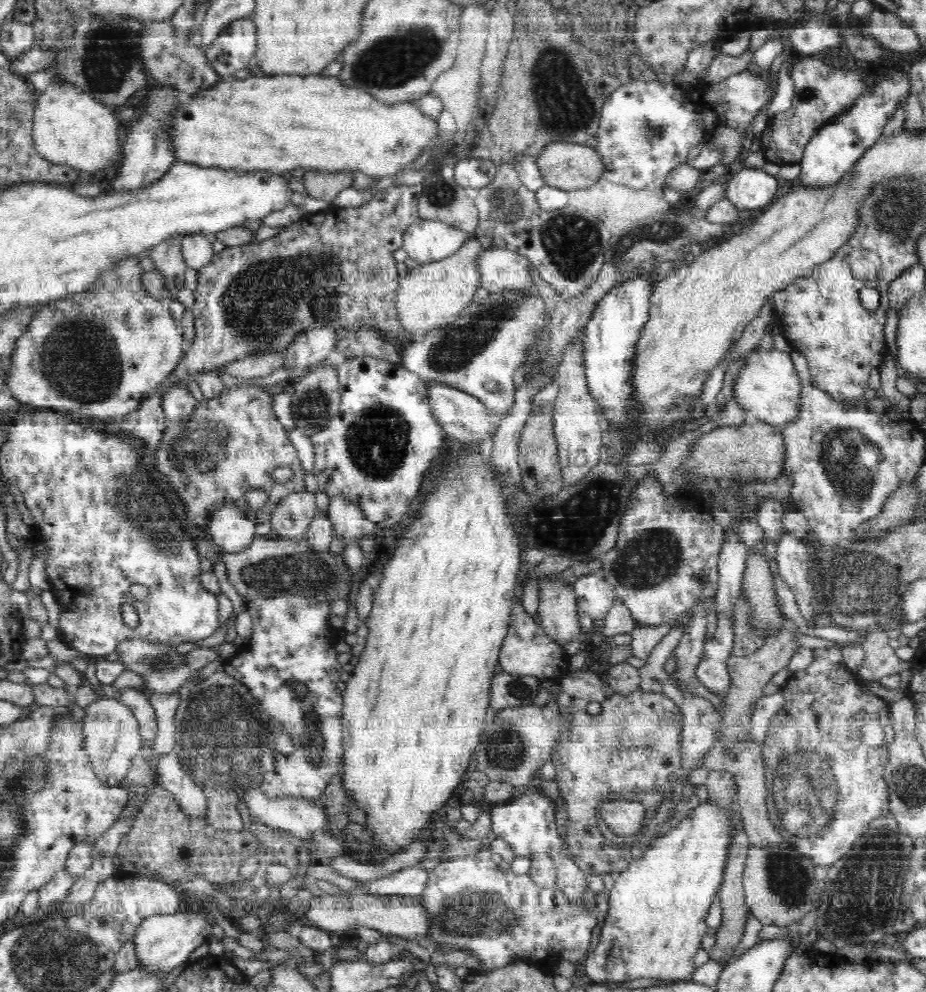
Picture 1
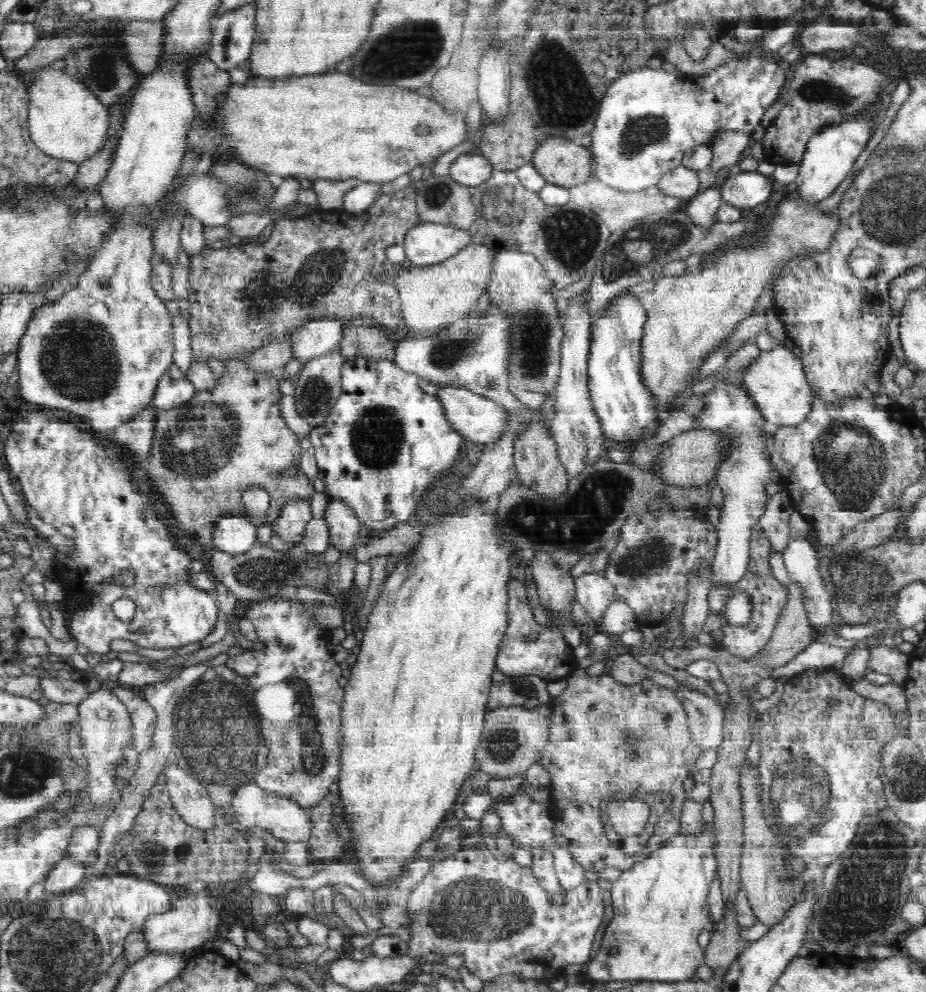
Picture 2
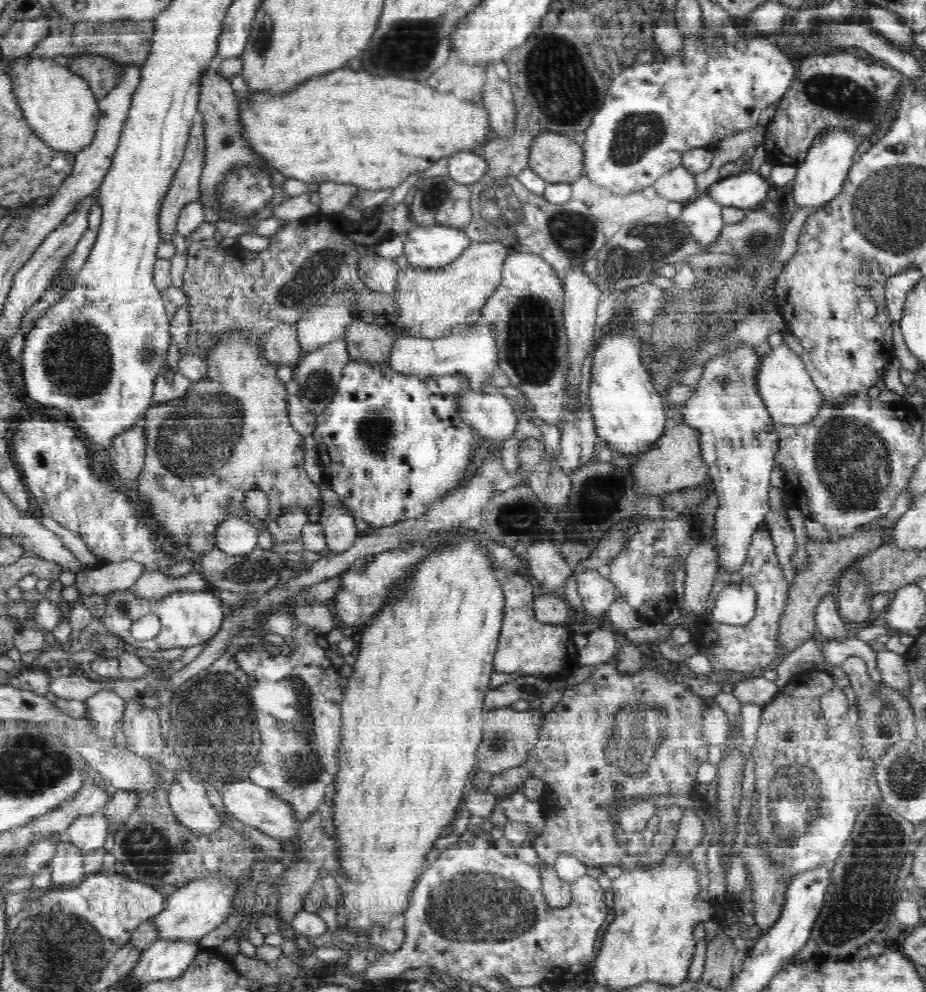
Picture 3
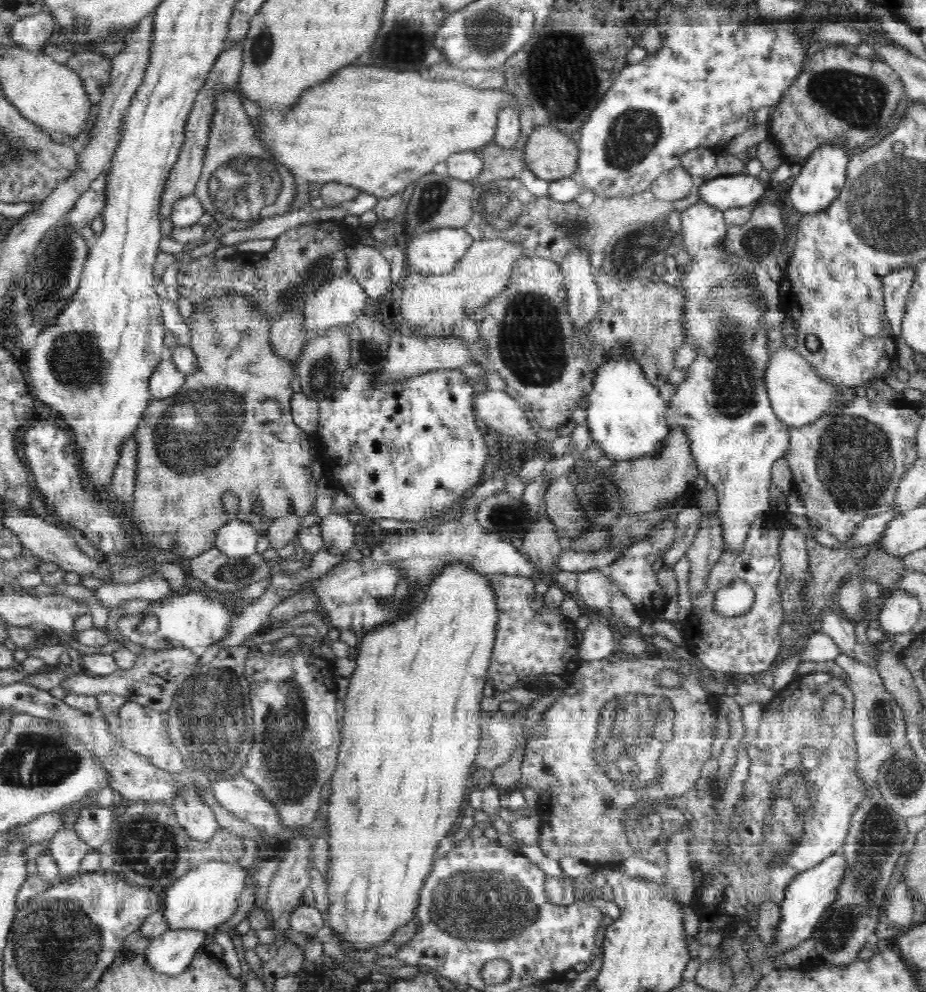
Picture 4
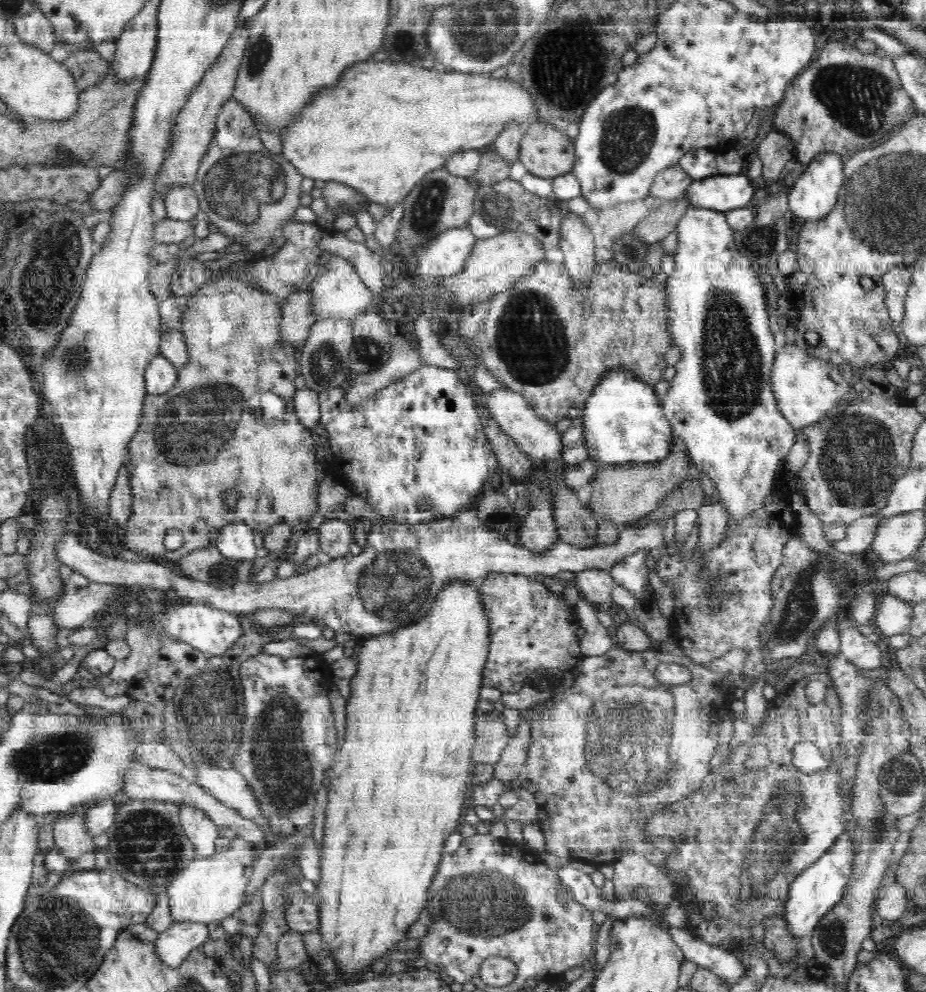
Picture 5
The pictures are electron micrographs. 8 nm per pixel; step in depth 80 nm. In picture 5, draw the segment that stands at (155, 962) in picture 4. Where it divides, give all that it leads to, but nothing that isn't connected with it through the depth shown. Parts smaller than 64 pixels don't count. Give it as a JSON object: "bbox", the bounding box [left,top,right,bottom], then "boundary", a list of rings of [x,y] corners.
{"bbox":[155,921,208,967],"boundary":[[[198,921],[173,922],[155,938],[156,953],[167,965],[177,967],[192,949],[208,941],[207,925]]]}

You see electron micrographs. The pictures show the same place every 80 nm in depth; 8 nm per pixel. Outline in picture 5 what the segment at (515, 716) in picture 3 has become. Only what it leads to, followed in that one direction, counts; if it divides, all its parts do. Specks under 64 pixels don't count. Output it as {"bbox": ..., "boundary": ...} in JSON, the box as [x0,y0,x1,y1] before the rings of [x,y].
{"bbox":[471,710,511,766],"boundary":[[[478,710],[475,724],[477,738],[471,754],[473,763],[495,766],[510,742],[511,736],[508,734],[506,722],[496,711],[484,713]]]}

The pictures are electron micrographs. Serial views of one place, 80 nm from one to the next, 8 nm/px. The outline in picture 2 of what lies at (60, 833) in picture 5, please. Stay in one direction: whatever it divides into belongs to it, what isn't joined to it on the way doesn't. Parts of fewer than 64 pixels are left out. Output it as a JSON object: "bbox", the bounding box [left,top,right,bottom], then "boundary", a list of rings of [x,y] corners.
{"bbox":[44,854,85,899],"boundary":[[[64,854],[64,858],[48,872],[44,883],[45,899],[74,889],[83,879],[85,870],[84,864]]]}

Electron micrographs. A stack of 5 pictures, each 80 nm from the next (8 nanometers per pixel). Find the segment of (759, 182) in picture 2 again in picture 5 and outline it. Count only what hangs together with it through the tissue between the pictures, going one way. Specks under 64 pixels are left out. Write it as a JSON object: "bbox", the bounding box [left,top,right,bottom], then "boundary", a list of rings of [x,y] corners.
{"bbox":[684,173,754,211],"boundary":[[[746,173],[740,175],[712,175],[700,180],[693,180],[685,190],[684,200],[690,201],[690,206],[712,209],[714,211],[729,211],[745,207],[754,196],[754,186]]]}

